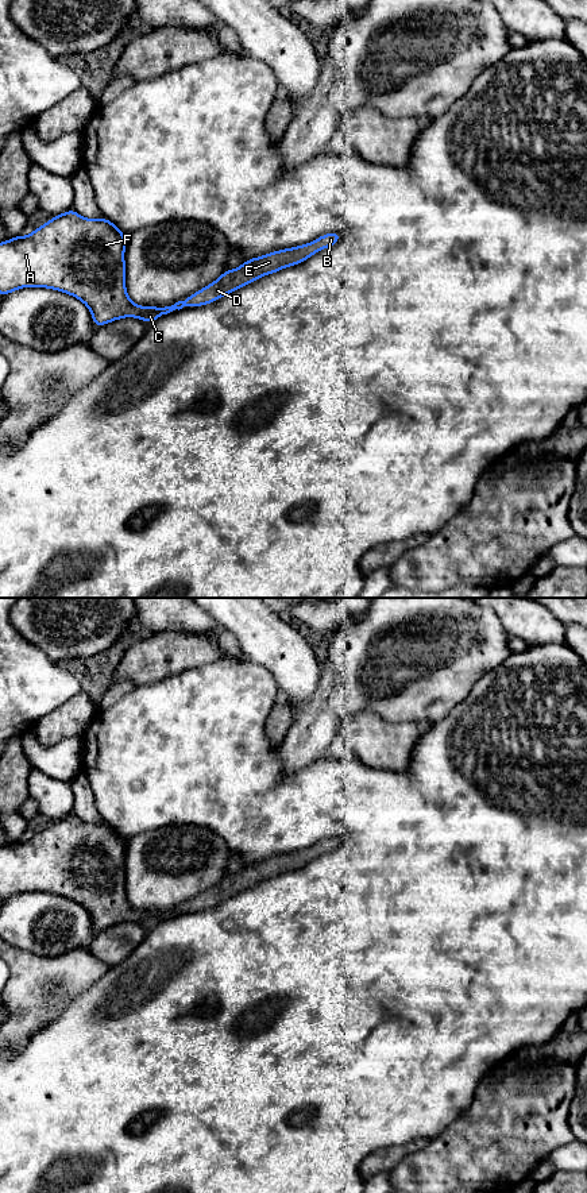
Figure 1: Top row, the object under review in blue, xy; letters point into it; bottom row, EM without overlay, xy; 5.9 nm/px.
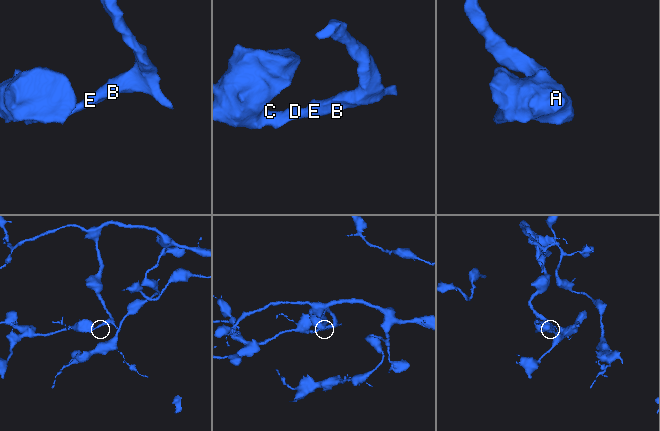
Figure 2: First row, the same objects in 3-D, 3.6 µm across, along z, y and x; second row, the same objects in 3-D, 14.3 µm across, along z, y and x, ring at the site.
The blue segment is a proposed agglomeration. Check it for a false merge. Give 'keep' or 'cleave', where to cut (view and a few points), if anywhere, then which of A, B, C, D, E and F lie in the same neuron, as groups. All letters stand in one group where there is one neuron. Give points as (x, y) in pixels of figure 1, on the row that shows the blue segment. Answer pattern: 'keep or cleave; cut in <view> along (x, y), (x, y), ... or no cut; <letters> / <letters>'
keep; no cut; A B C D E F

